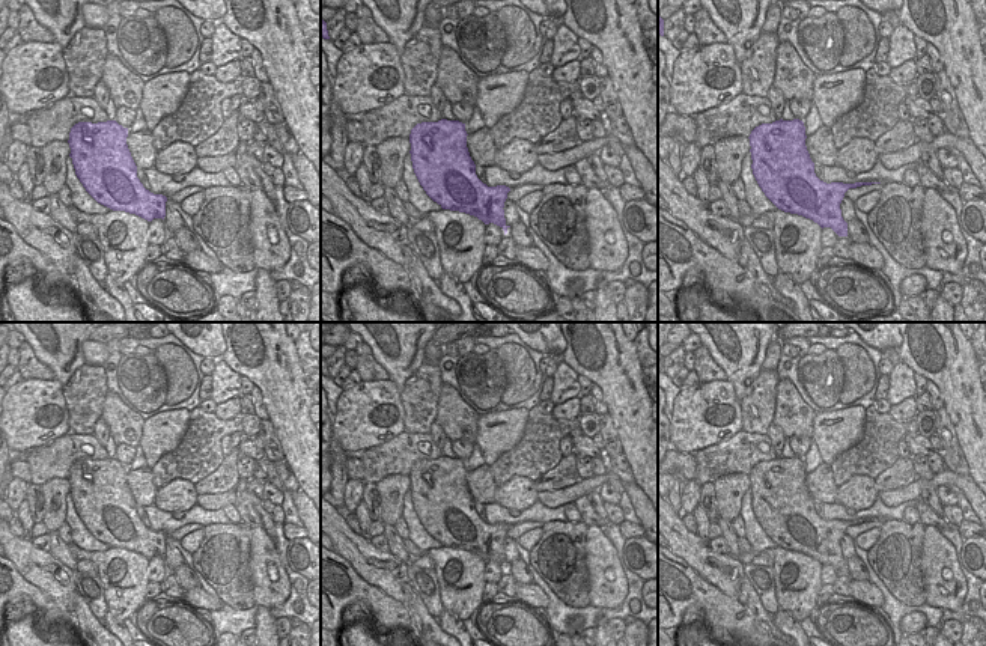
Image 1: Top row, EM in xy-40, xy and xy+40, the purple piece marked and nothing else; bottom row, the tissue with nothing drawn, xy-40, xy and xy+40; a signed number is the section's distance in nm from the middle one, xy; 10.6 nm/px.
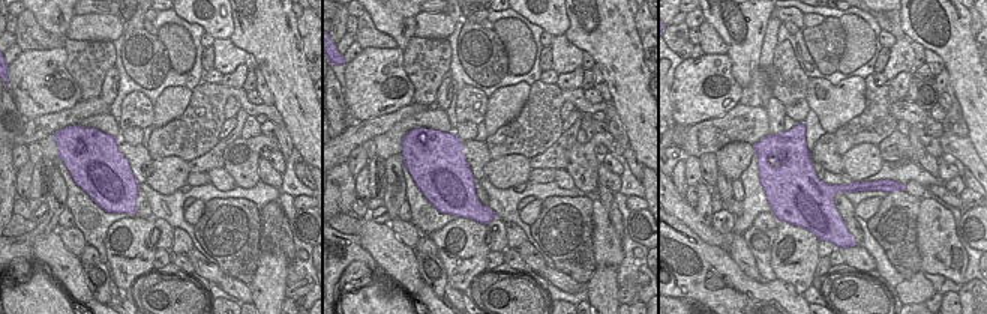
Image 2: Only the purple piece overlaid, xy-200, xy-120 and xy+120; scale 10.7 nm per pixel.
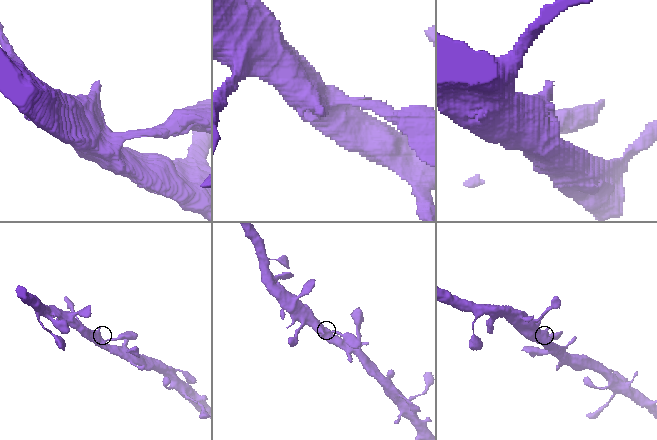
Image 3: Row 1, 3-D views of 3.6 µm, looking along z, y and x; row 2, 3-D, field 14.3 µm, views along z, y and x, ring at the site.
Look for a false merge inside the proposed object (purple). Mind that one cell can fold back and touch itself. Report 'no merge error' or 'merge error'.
no merge error

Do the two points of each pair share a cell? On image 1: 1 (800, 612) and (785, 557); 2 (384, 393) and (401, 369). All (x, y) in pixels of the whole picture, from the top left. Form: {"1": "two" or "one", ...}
{"1": "one", "2": "two"}

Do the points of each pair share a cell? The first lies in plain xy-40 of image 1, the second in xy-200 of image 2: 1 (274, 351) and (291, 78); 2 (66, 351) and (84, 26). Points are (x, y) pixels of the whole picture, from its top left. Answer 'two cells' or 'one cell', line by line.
1: one cell
2: two cells

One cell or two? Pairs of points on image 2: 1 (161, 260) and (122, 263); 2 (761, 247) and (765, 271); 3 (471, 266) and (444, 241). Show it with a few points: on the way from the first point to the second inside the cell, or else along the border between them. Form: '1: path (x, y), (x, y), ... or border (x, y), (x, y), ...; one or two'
1: border (156, 250), (152, 271); two
2: path (762, 253), (764, 265); one
3: path (465, 260), (450, 245); one

